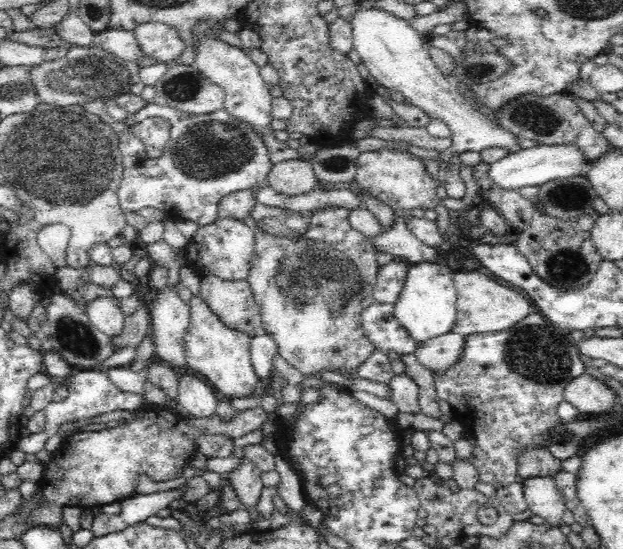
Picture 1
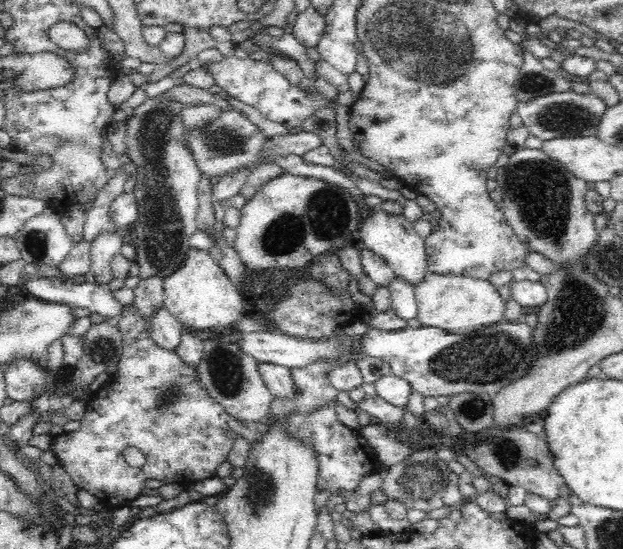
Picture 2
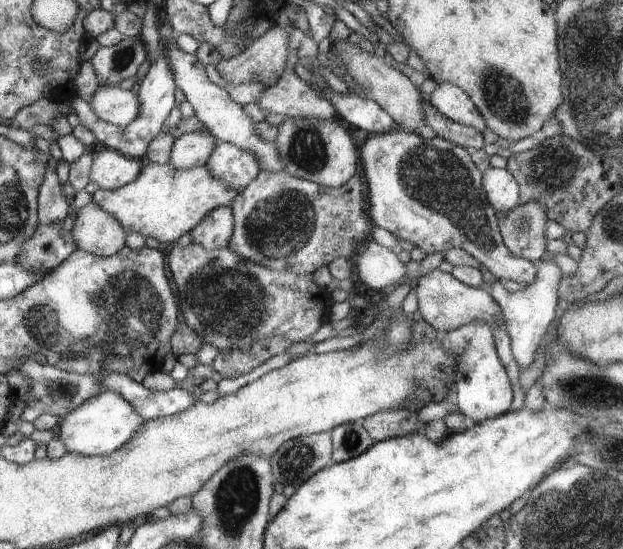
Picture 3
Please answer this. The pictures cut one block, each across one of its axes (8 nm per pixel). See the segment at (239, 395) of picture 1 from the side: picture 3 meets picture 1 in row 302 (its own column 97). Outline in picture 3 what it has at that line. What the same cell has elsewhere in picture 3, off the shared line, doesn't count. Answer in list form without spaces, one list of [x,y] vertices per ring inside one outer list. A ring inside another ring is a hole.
[[[149,162],[131,183],[111,191],[96,190],[93,202],[119,220],[128,234],[138,232],[158,240],[160,245],[171,247],[215,208],[230,206],[239,192],[212,176],[206,165],[184,170],[175,169],[168,163]]]

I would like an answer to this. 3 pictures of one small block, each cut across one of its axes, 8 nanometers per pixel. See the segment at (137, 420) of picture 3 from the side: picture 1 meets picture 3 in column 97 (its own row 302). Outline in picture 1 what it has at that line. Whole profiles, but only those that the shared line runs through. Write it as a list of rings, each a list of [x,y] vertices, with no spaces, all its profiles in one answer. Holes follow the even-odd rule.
[[[418,262],[408,266],[406,282],[400,296],[394,302],[395,317],[417,344],[430,338],[452,332],[456,322],[457,290],[453,284],[453,273],[440,263]]]

